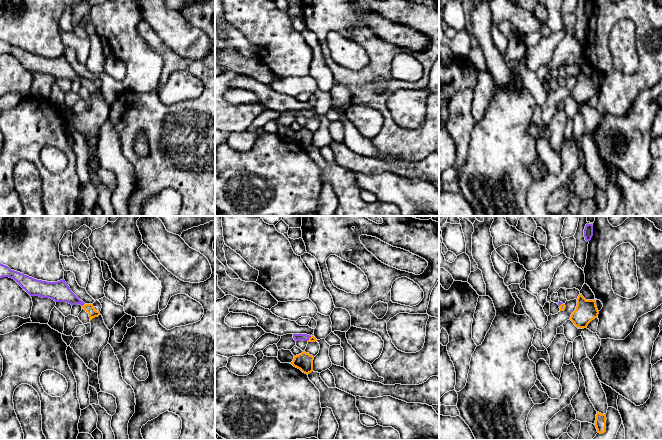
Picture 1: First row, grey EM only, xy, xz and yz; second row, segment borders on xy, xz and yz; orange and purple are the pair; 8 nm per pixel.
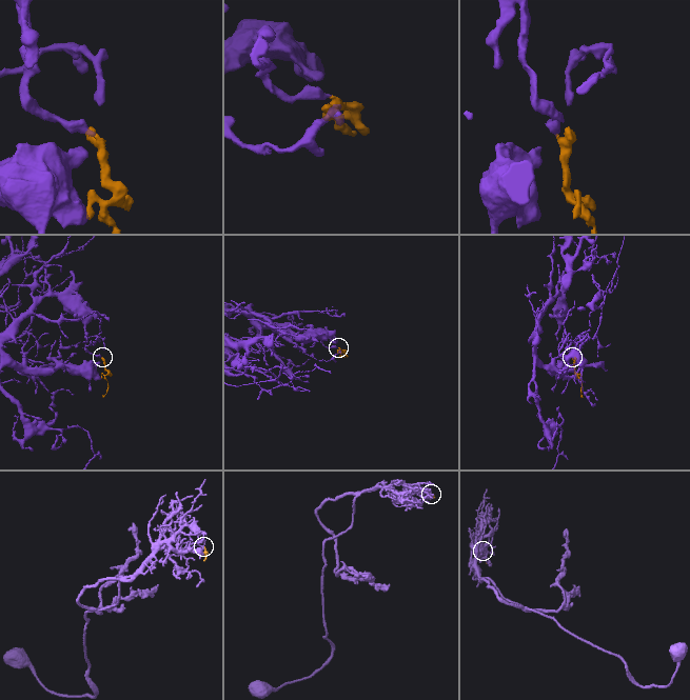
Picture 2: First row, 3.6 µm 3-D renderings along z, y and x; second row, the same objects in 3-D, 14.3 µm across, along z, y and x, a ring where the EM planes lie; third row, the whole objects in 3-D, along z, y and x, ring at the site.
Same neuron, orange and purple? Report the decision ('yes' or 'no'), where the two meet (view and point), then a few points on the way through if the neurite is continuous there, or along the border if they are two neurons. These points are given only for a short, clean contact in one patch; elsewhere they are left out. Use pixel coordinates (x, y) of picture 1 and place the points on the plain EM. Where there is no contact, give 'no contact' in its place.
yes; contact xy (83, 81); way xy (89, 84), (83, 81), (59, 67)

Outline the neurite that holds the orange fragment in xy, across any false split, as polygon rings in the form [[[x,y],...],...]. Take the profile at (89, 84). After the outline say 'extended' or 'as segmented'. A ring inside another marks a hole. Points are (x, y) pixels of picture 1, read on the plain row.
[[[0,39],[0,54],[9,53],[14,55],[30,72],[49,74],[55,78],[67,78],[79,80],[89,90],[90,97],[100,91],[93,80],[85,80],[70,65],[64,55],[57,58],[37,56],[23,49],[11,46],[8,42]]]; extended

